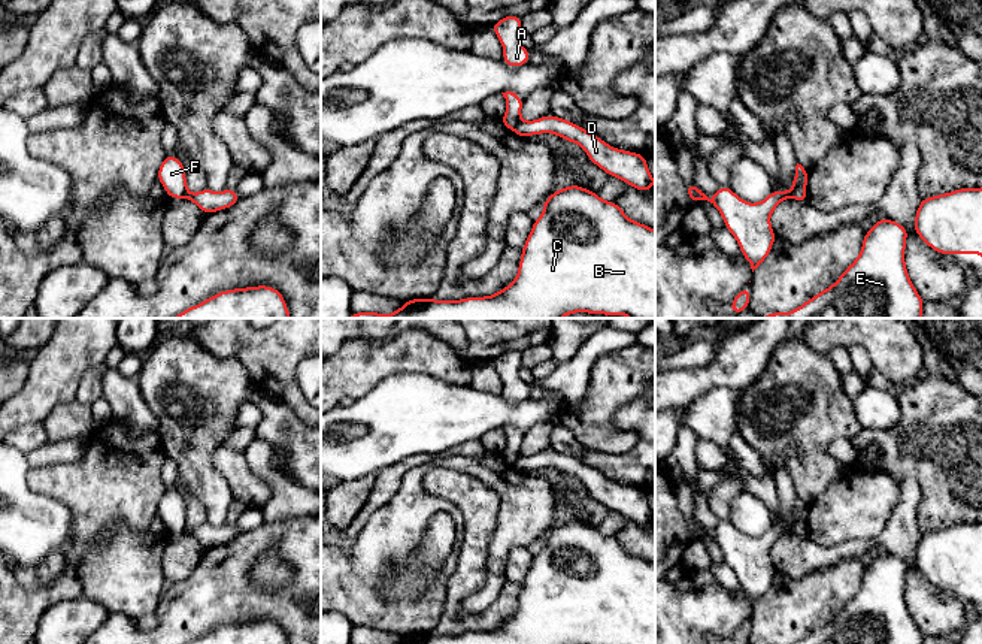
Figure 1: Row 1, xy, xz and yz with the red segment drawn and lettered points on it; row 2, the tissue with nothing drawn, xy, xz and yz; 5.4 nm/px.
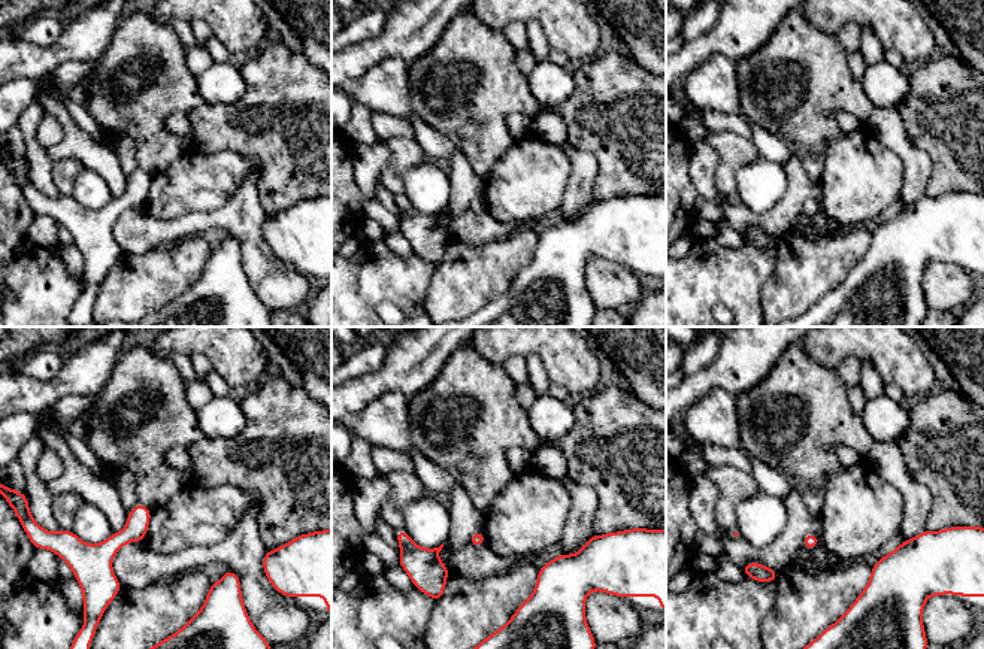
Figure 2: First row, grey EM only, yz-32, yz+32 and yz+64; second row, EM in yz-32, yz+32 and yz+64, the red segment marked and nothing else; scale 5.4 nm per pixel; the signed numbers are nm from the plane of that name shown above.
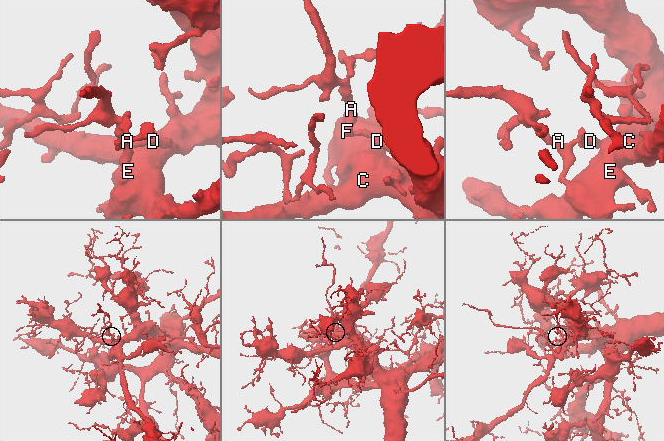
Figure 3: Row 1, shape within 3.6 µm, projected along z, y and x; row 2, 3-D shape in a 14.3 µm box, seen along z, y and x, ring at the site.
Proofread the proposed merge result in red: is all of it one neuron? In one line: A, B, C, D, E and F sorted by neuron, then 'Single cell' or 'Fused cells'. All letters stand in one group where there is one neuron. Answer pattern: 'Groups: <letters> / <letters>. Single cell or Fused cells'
Groups: A B C E F / D. Fused cells

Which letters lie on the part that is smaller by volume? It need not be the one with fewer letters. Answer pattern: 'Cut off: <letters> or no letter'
Cut off: D

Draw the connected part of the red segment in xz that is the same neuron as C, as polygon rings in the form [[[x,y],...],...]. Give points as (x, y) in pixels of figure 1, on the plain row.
[[[578,518],[555,524],[542,539],[543,548],[533,556],[531,566],[524,578],[516,613],[503,625],[484,632],[464,632],[460,635],[436,635],[431,632],[409,634],[400,644],[655,644],[655,565],[630,554],[616,536],[607,536],[595,526]]]

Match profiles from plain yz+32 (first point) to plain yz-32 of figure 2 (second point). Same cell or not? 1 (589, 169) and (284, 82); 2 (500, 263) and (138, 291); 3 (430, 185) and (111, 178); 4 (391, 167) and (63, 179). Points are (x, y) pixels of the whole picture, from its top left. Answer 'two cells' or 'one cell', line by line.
1: two cells
2: one cell
3: two cells
4: one cell

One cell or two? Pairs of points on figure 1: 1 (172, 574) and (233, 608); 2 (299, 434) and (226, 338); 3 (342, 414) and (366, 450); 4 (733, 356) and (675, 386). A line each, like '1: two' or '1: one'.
1: two
2: two
3: one
4: one

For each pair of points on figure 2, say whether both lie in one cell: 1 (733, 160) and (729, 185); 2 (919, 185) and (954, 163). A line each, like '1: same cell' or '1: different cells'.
1: same cell
2: different cells

